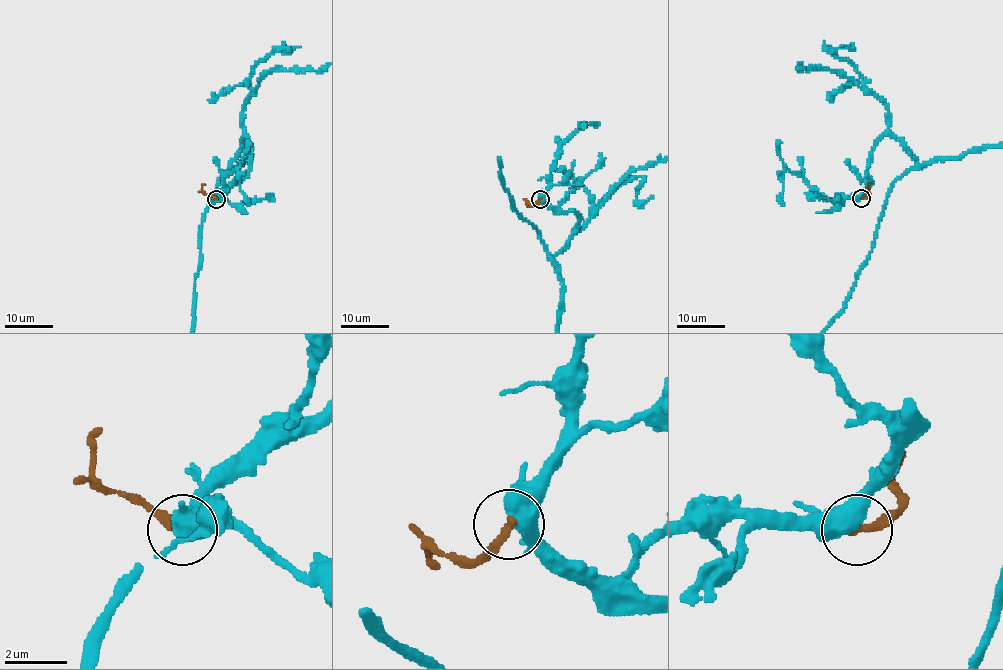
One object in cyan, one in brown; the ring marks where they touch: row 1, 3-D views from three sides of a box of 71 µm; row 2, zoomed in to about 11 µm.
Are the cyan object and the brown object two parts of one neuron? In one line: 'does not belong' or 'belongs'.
does not belong

